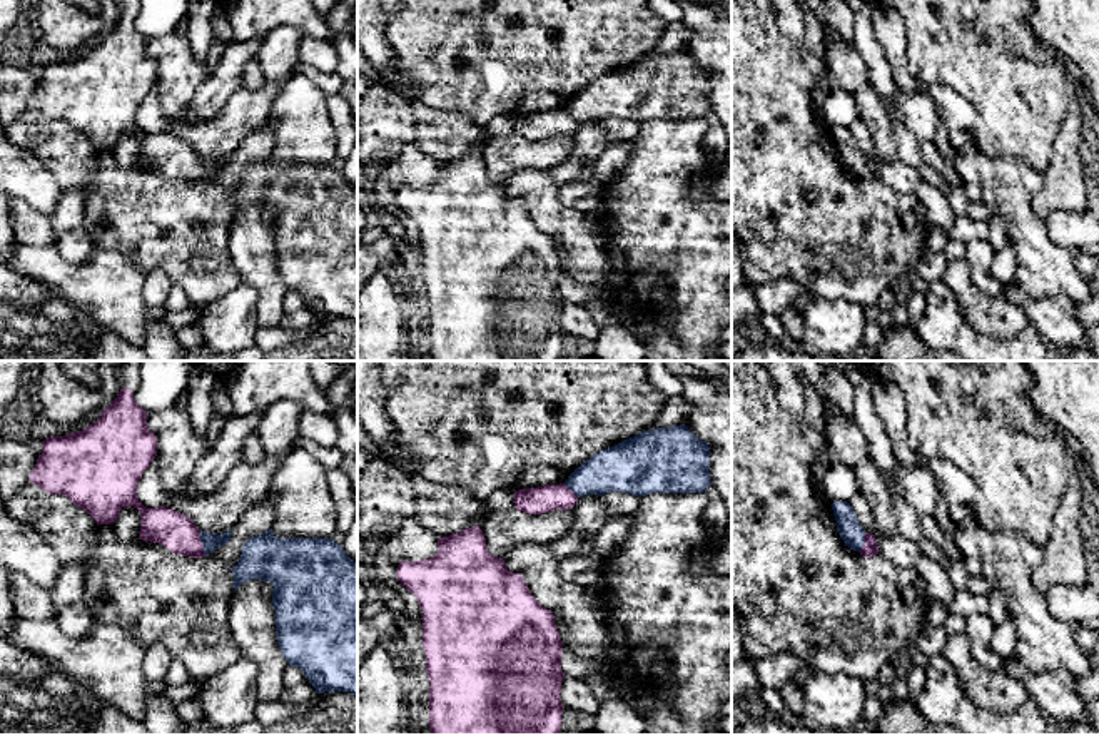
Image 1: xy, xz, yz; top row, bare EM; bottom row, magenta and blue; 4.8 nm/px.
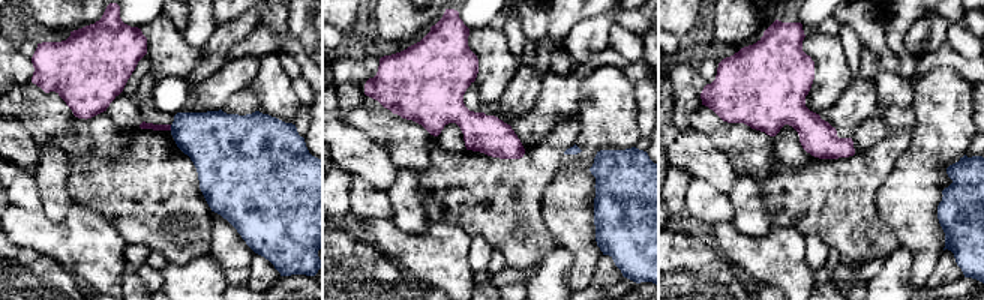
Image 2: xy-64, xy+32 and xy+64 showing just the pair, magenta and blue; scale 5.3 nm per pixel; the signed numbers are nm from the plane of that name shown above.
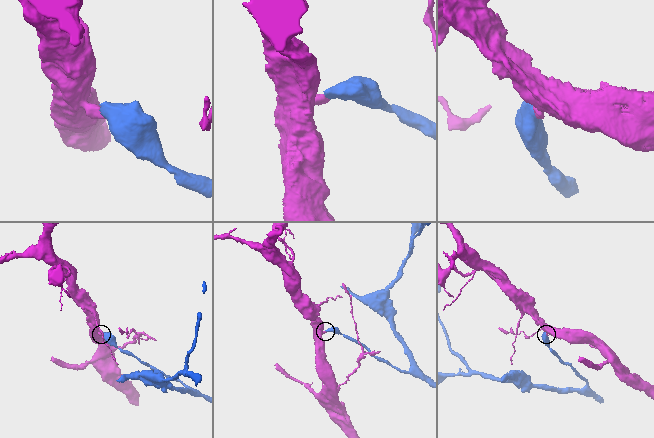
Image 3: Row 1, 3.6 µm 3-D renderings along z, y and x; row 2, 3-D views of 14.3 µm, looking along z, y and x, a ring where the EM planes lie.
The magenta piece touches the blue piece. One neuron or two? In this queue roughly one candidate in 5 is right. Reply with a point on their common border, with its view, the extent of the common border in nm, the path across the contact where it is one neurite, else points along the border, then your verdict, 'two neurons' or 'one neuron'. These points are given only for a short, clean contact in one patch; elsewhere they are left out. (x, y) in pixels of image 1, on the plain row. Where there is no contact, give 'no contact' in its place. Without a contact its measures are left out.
meets magenta in xy at (201, 169); contact 120 nm long; border along xy (199, 157), (199, 167), (206, 181); two neurons

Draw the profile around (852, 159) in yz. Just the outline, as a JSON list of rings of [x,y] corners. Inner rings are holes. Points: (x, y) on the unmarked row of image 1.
[[[833,127],[832,135],[837,147],[838,160],[843,165],[845,172],[860,179],[865,169],[865,157],[858,149],[850,129]]]

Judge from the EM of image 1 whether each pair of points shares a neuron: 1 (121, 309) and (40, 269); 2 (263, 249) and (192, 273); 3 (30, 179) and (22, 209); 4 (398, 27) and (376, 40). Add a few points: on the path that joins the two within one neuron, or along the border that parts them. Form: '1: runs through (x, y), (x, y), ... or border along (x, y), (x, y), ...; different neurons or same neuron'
1: runs through (101, 289), (60, 278); same neuron
2: border along (231, 221), (229, 259), (241, 281); different neurons
3: border along (17, 197), (47, 216); different neurons
4: border along (386, 17), (384, 37), (401, 72); different neurons

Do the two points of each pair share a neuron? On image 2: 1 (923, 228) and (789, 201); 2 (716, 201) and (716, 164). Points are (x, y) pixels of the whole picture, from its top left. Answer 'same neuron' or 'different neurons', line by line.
1: different neurons
2: different neurons

